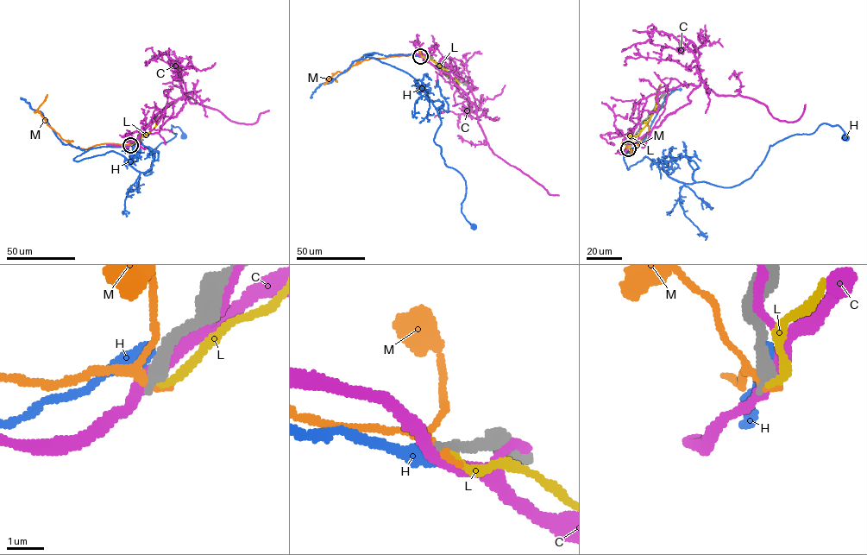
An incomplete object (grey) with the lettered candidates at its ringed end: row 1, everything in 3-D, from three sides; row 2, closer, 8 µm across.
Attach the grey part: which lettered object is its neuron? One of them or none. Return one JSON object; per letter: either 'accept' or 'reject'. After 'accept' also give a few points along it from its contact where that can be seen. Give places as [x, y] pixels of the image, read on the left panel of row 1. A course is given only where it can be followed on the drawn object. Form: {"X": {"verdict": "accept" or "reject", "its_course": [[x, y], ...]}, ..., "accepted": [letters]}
{"C": {"verdict": "reject"}, "H": {"verdict": "reject"}, "L": {"verdict": "reject"}, "M": {"verdict": "reject"}, "accepted": []}

